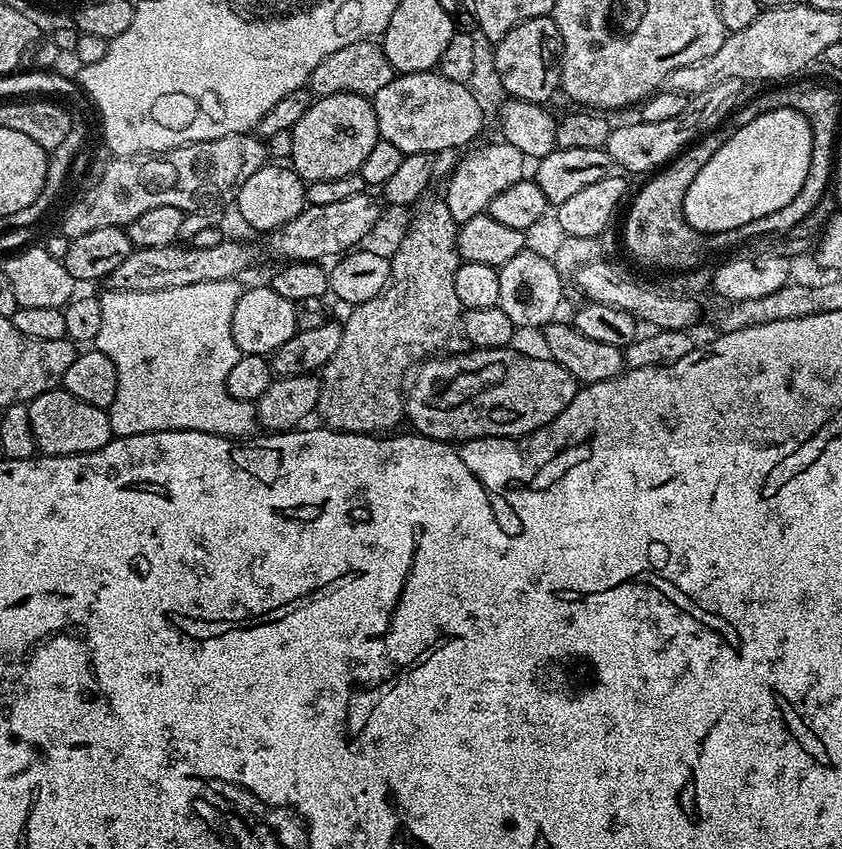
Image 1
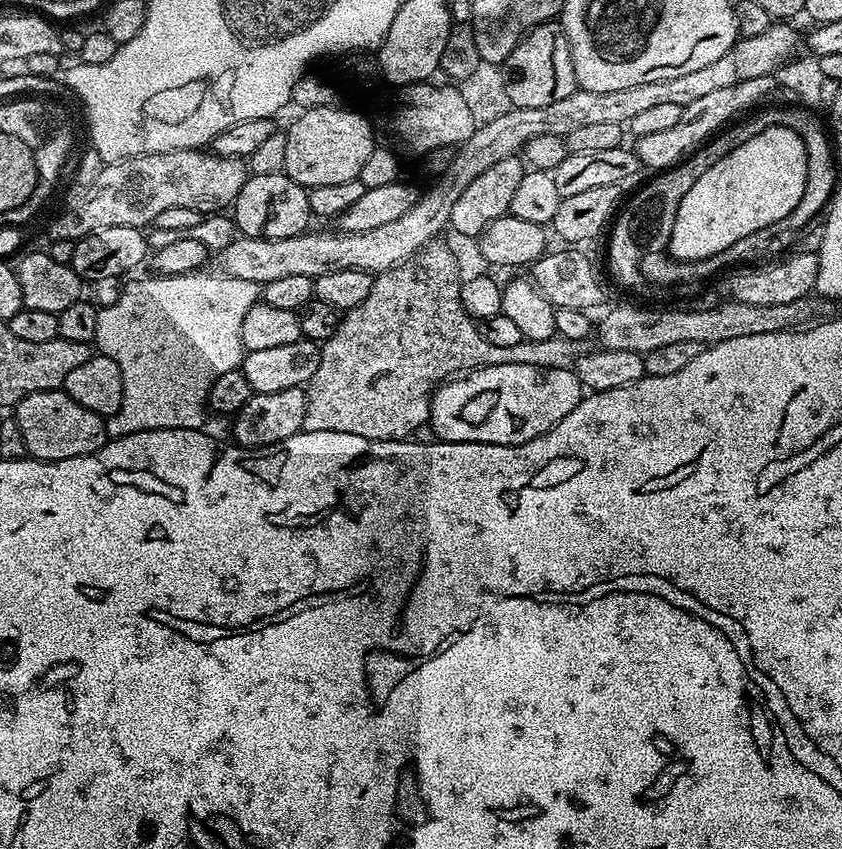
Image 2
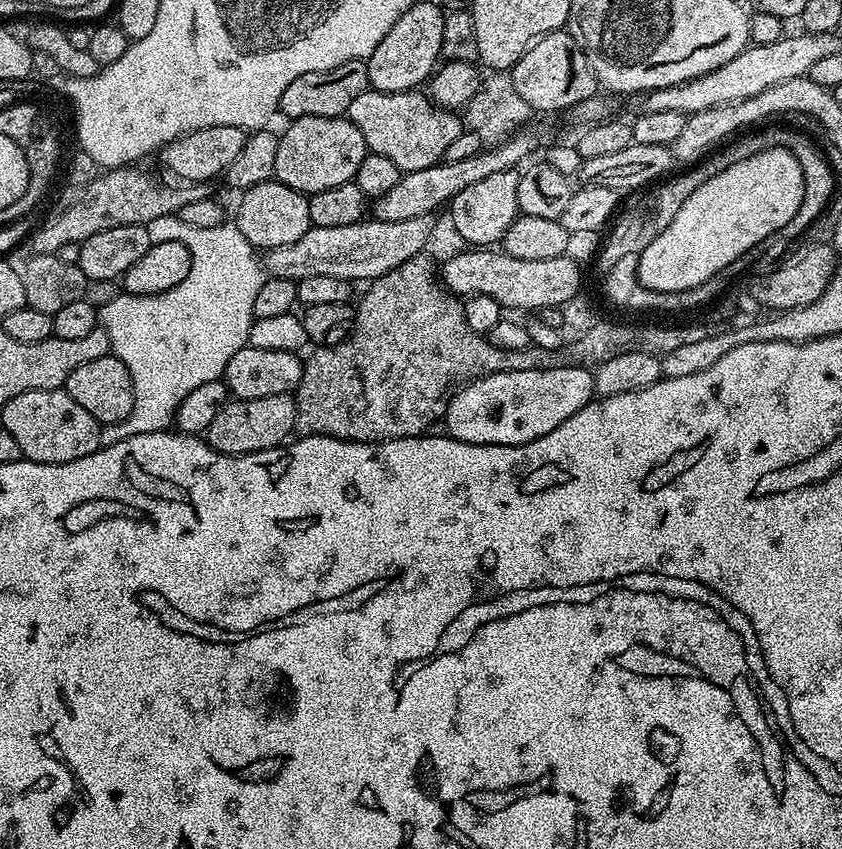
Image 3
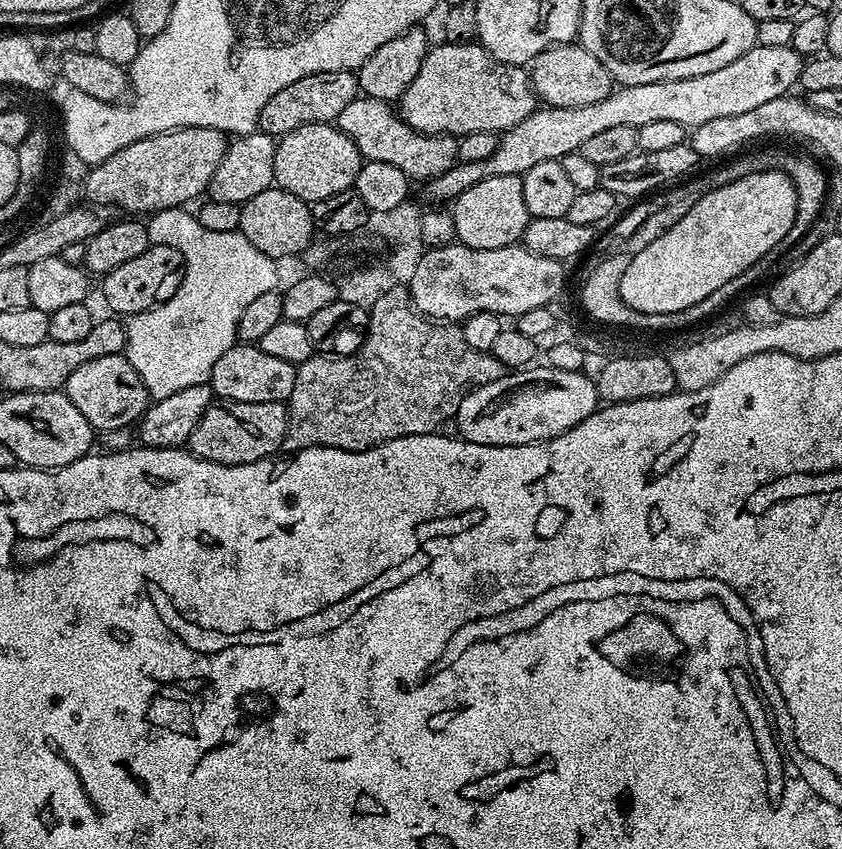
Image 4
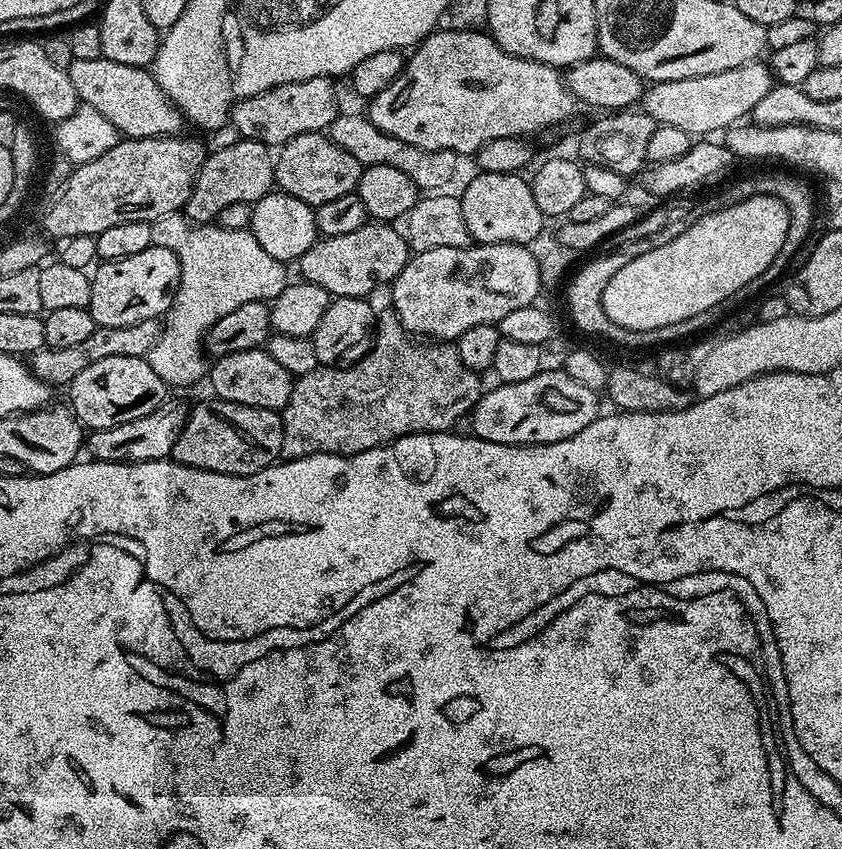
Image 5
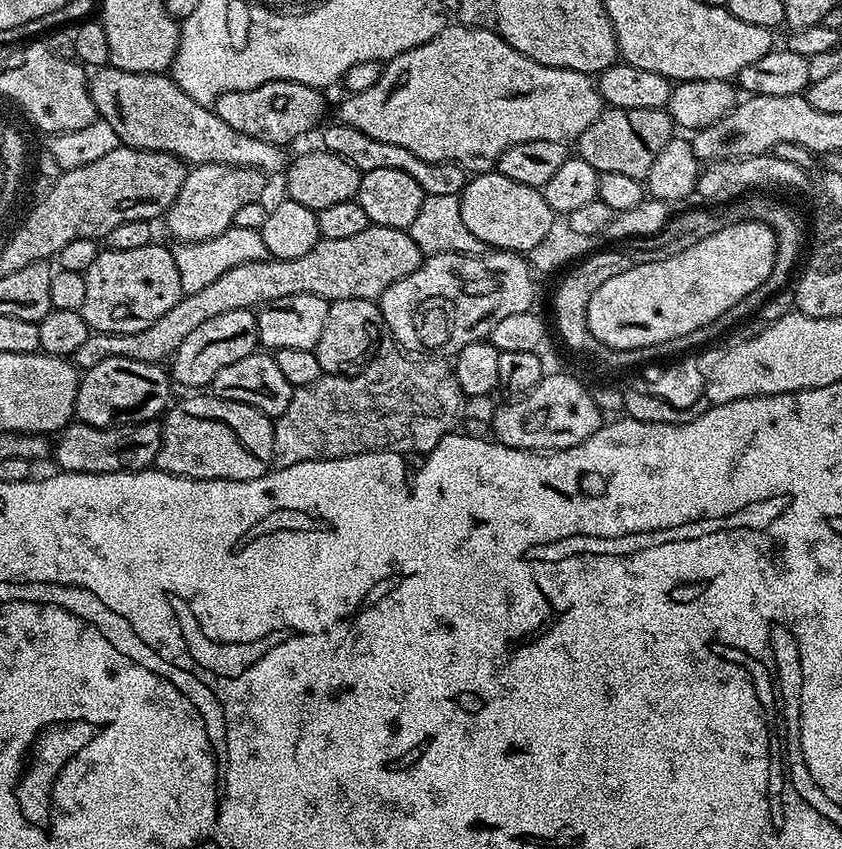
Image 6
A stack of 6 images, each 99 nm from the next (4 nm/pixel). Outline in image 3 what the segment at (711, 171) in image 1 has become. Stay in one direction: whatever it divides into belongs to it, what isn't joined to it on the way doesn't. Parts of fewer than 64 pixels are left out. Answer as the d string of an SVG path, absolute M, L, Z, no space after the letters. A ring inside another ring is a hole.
M767 148L742 162L734 162L710 182L702 182L670 226L640 253L637 278L650 291L686 291L702 286L764 238L782 230L802 206L804 175L794 154L785 148Z

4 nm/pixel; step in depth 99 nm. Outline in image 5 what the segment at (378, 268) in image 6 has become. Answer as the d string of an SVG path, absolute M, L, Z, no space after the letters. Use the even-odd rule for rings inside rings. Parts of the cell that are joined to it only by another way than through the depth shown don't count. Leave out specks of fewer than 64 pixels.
M369 222L350 234L338 234L317 239L316 244L310 246L310 250L306 250L306 254L300 256L298 267L301 272L299 275L303 279L309 280L314 286L322 286L322 290L326 290L329 297L363 296L368 298L375 290L376 283L387 285L395 280L397 274L406 266L409 258L409 243L401 229L399 232L396 226L388 222ZM159 319L138 322L134 326L97 327L96 332L90 334L90 338L86 338L86 342L82 342L78 346L66 346L65 348L49 348L45 346L39 348L30 357L30 367L34 375L39 380L43 380L45 384L49 386L55 386L55 384L67 386L71 384L75 376L82 374L82 370L86 370L86 366L90 366L102 358L118 358L119 356L145 357L149 349L152 348L152 343L156 340L161 327L162 324Z

